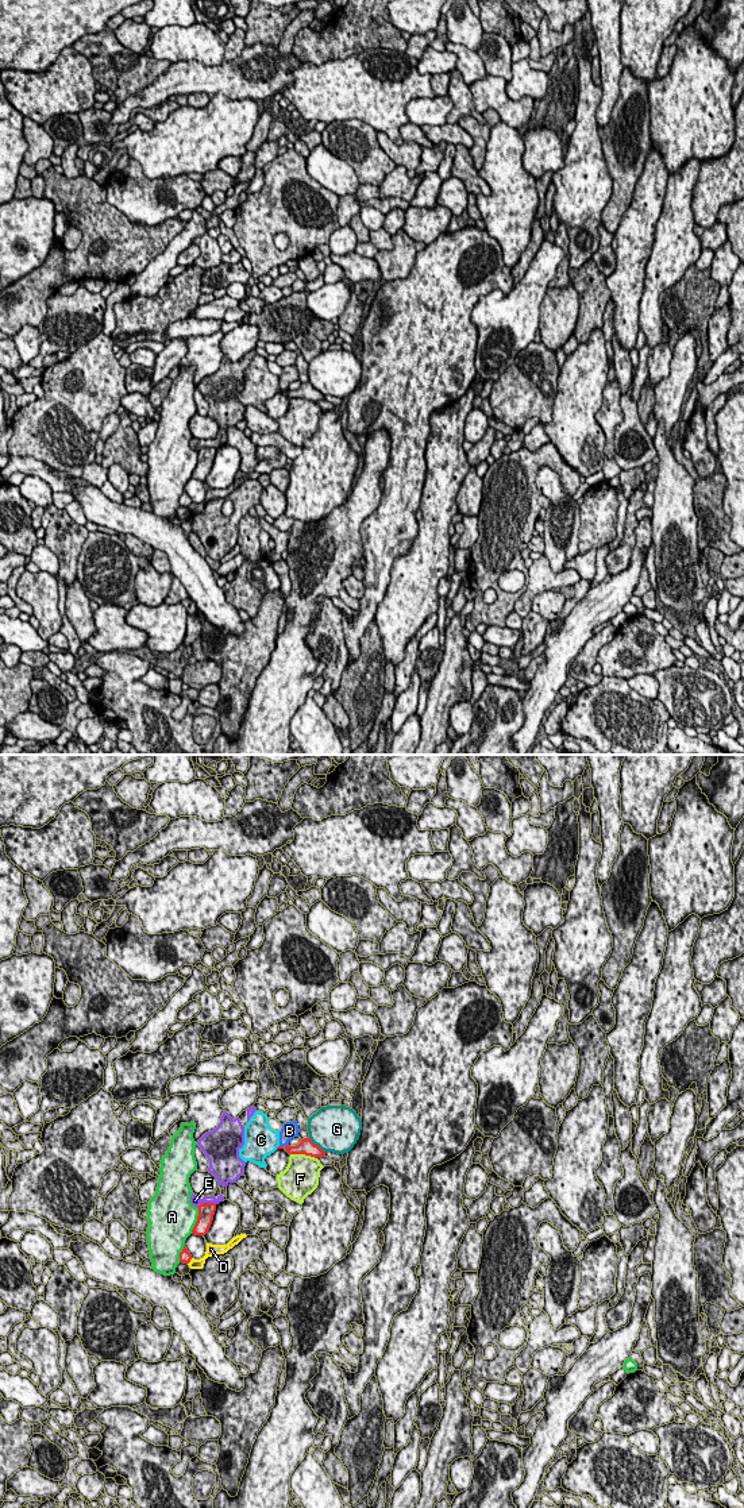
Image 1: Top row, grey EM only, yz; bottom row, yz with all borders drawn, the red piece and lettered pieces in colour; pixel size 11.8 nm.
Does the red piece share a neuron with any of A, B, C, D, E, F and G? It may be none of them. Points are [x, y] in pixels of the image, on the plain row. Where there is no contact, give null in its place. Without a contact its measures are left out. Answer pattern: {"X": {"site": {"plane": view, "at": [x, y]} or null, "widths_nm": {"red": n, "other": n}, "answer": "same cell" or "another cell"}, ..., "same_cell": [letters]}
{"A": {"site": {"plane": "yz", "at": [197, 465]}, "widths_nm": {"red": 190, "other": 460}, "answer": "another cell"}, "B": {"site": {"plane": "yz", "at": [288, 389]}, "widths_nm": {"red": 180, "other": 200}, "answer": "another cell"}, "C": {"site": null, "answer": "another cell"}, "D": {"site": {"plane": "yz", "at": [189, 505]}, "widths_nm": {"red": 140, "other": 130}, "answer": "another cell"}, "E": {"site": {"plane": "yz", "at": [205, 447]}, "widths_nm": {"red": 190, "other": 120}, "answer": "another cell"}, "F": {"site": {"plane": "yz", "at": [304, 397]}, "widths_nm": {"red": 180, "other": 400}, "answer": "another cell"}, "G": {"site": {"plane": "yz", "at": [316, 389]}, "widths_nm": {"red": 180, "other": 500}, "answer": "another cell"}, "same_cell": []}

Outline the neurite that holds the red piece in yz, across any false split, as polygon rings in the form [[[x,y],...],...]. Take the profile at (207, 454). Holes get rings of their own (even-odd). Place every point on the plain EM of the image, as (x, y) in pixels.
[[[203,447],[198,451],[197,466],[192,474],[192,478],[205,479],[212,468],[213,459],[216,455],[215,447]]]

